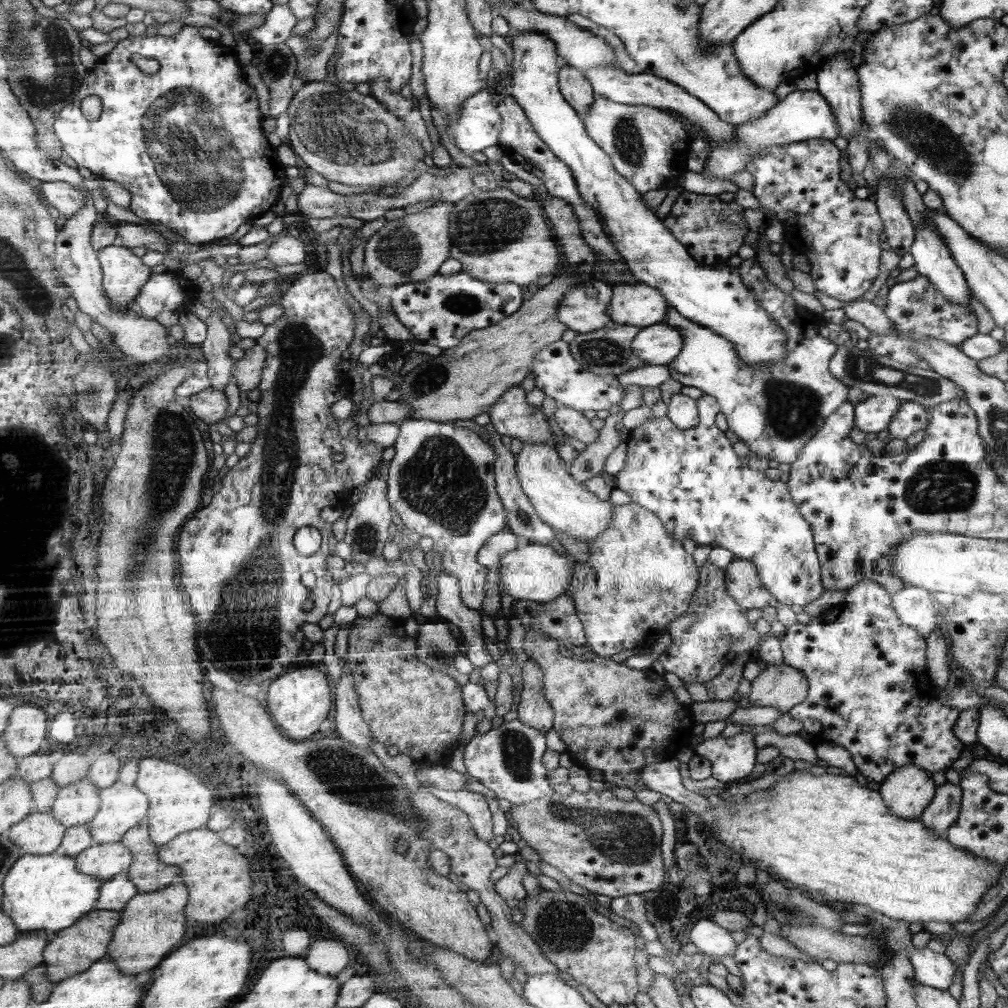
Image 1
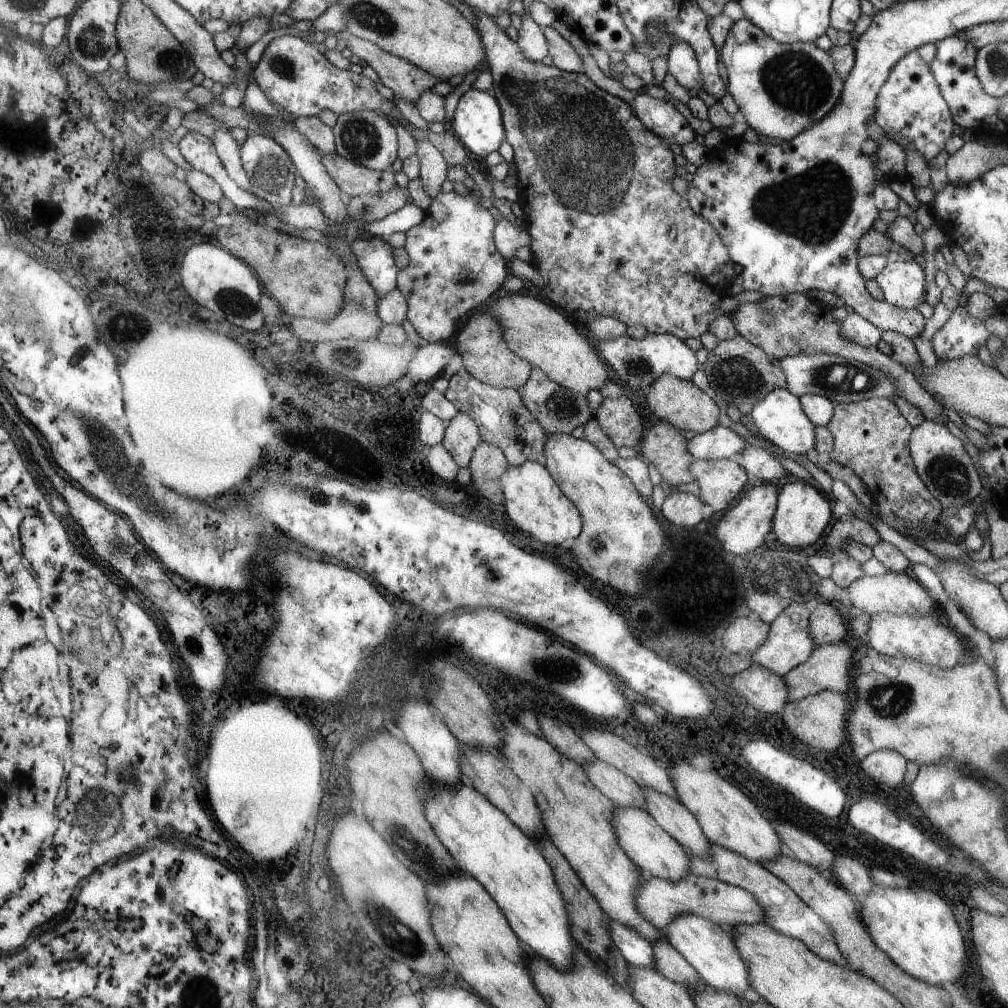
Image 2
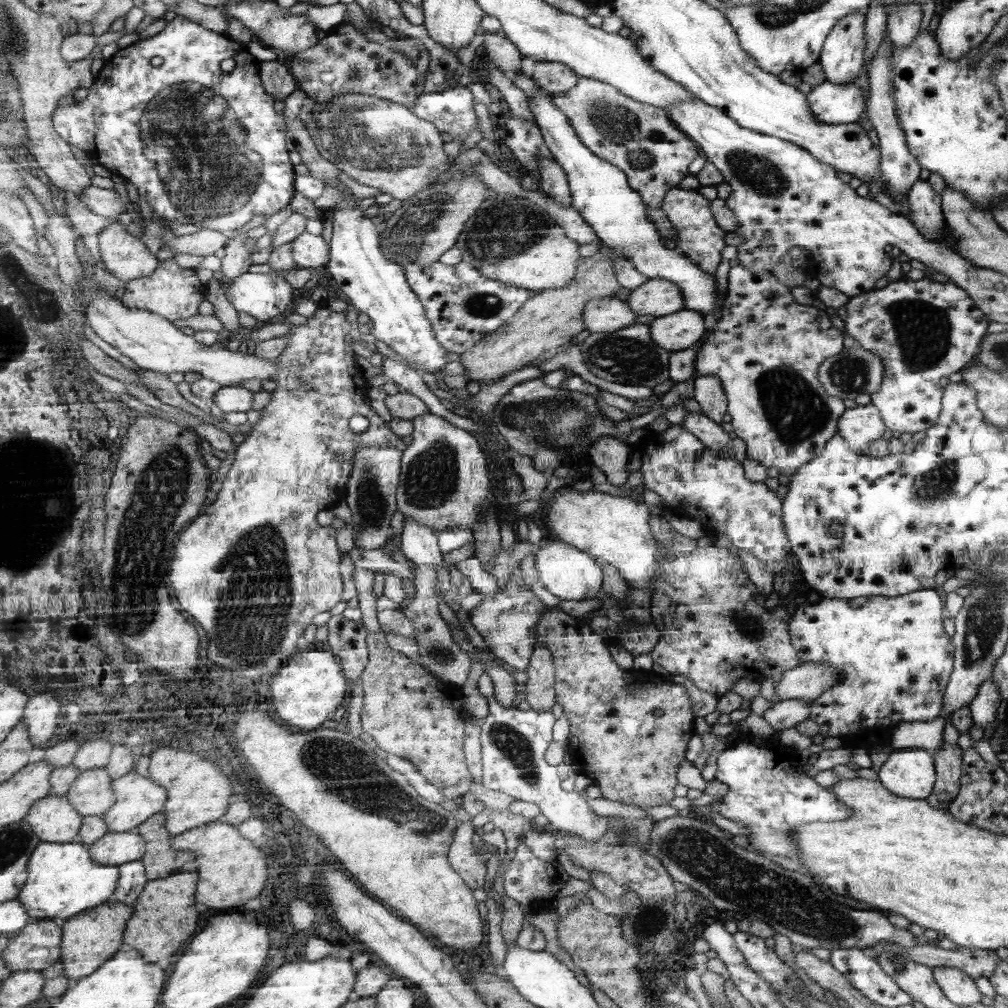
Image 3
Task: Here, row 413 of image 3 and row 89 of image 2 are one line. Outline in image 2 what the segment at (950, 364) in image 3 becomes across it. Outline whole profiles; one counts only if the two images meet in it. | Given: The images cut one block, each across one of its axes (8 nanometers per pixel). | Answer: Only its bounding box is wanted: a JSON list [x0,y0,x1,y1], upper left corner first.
[874,50,958,163]

